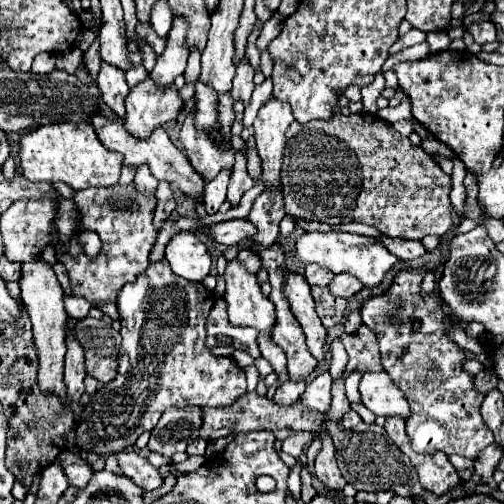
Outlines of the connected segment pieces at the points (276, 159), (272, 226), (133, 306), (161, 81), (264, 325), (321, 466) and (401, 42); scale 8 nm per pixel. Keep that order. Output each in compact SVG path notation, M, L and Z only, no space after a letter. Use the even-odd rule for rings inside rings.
M269 99L257 113L253 123L257 153L263 161L263 181L267 187L281 187L281 161L285 149L285 131L293 123L291 107L277 99Z
M263 191L255 199L247 217L259 229L251 247L255 253L259 247L267 249L275 243L275 239L279 237L279 221L283 219L283 215L285 215L285 209L283 209L281 191Z
M153 263L135 283L127 283L123 291L119 291L117 309L121 321L121 355L127 359L125 365L117 365L115 381L101 385L91 401L83 407L79 425L75 427L75 441L79 449L79 457L87 453L97 455L113 455L125 451L135 445L137 437L145 431L151 431L161 415L169 407L191 407L191 405L209 405L209 407L225 407L233 403L247 391L245 373L237 369L229 359L215 359L215 355L205 347L205 319L213 307L213 293L205 289L201 283L191 281L169 281L169 265Z
M173 19L173 27L167 35L167 49L157 57L157 63L149 73L149 77L155 81L159 89L171 87L175 77L183 75L185 71L189 57L185 35L187 35L187 23L183 23L183 19Z
M233 261L225 269L225 303L233 327L253 327L259 333L271 333L275 325L273 303L263 297L255 275Z
M323 429L315 431L313 435L317 441L321 441L321 449L313 461L313 473L327 489L341 489L345 485L345 479L335 461L335 447L331 435Z
M412 28L407 32L403 37L400 37L397 41L397 44L394 44L393 47L389 50L389 55L395 55L406 48L414 46L416 44L426 41L427 34L417 28Z

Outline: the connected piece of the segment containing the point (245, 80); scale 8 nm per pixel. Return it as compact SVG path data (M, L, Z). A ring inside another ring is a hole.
M243 57L239 61L237 75L233 79L233 89L229 91L229 95L231 95L233 101L241 101L243 105L249 105L251 103L253 89L255 89L255 83L253 83L253 67L249 65L247 57Z

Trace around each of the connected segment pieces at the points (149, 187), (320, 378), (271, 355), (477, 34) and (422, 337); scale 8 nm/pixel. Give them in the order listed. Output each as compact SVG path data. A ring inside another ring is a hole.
M139 167L133 183L135 183L135 187L137 187L139 193L147 193L147 195L155 193L157 191L157 185L159 185L159 181L151 175L149 167Z
M323 371L319 373L311 383L307 383L307 389L305 393L299 397L299 401L311 409L311 411L327 411L329 403L331 403L331 373L329 371Z
M259 335L259 349L261 349L263 357L273 365L273 371L275 371L279 383L283 385L287 381L287 363L285 363L283 351L273 341L263 339L263 335Z
M479 21L479 23L473 23L467 31L473 35L473 39L475 39L479 45L493 43L493 41L497 39L497 27L495 27L491 21Z
M401 271L387 293L363 303L361 317L377 335L385 371L409 401L411 415L407 419L407 435L413 451L423 455L443 451L447 455L457 453L475 459L479 451L493 443L493 433L479 415L485 397L475 391L473 377L461 369L465 355L463 349L445 335L451 323L441 311L437 297L431 295L427 301L419 297L421 279L421 271ZM413 319L421 321L419 331L411 329Z

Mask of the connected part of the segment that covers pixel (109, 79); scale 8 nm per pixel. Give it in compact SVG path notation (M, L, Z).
M101 63L101 71L97 75L97 85L103 97L103 103L111 107L119 117L123 117L125 111L125 97L129 93L129 87L125 83L125 73L117 67L111 67L107 63Z

